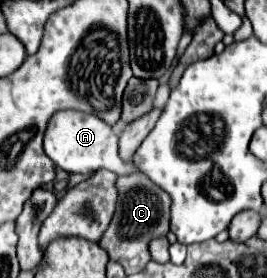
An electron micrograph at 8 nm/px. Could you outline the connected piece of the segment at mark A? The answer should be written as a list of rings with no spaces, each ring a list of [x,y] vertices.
[[[58,111],[48,121],[44,133],[44,151],[56,167],[66,173],[94,173],[98,169],[110,169],[116,175],[128,175],[138,171],[133,162],[120,159],[116,131],[100,117],[82,111]]]

